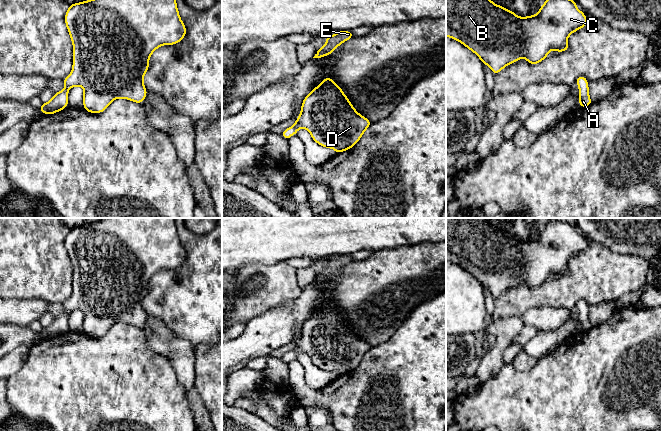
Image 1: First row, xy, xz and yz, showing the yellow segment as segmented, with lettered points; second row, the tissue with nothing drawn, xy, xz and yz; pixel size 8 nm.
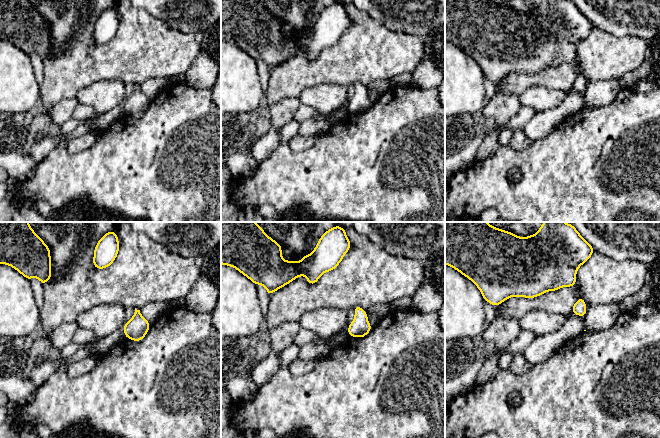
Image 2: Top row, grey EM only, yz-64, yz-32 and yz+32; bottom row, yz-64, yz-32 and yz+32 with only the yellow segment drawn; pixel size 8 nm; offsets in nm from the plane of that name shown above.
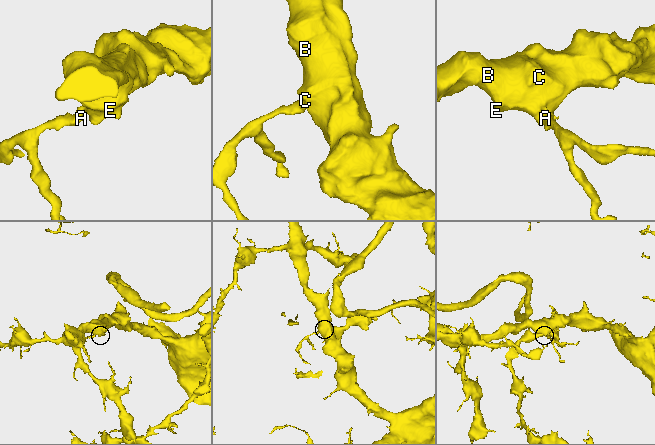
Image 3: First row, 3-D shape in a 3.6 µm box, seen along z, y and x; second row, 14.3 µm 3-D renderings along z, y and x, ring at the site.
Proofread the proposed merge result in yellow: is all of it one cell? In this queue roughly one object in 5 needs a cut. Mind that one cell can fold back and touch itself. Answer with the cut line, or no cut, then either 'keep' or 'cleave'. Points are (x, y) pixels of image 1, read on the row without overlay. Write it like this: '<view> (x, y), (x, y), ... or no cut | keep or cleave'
no cut | keep

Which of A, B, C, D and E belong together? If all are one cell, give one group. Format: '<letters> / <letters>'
A B C D E

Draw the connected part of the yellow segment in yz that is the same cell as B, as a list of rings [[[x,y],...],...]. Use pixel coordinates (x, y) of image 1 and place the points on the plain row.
[[[446,218],[446,260],[455,263],[473,275],[496,299],[504,291],[525,282],[535,289],[544,284],[551,273],[568,275],[568,261],[588,247],[587,241],[576,232],[576,224],[559,219],[550,220],[538,234],[536,240],[518,241],[514,236],[496,229],[484,218]]]

